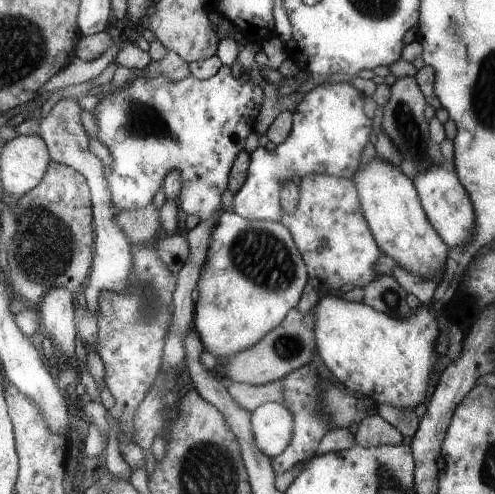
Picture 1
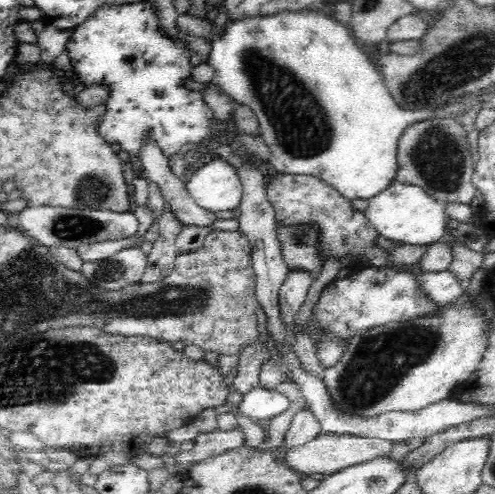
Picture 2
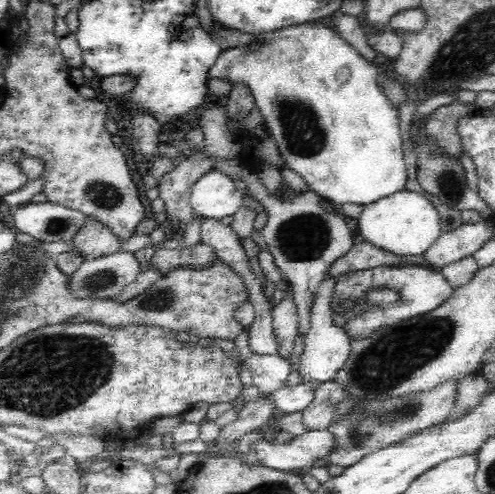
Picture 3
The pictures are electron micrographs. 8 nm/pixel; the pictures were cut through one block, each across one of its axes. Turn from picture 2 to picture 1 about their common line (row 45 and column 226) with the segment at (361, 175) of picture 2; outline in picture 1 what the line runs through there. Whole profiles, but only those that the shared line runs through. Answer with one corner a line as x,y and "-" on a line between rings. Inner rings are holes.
233,210
223,212
211,234
207,260
201,268
193,326
203,346
217,356
239,354
271,330
299,304
307,286
303,256
281,222
247,220

